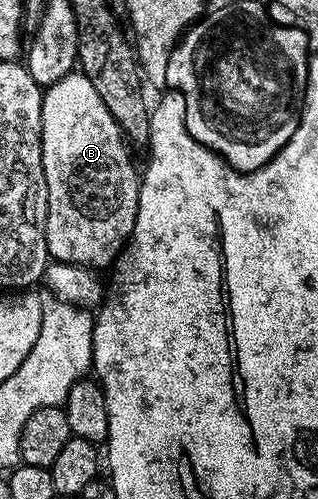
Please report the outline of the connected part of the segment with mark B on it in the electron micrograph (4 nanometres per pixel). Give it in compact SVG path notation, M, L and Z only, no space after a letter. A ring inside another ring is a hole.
M78 69L71 71L70 74L64 77L60 77L60 81L56 81L56 85L45 88L41 103L41 121L41 155L47 195L45 223L47 254L51 260L60 263L74 263L76 266L91 269L106 266L106 268L109 268L122 254L122 248L126 246L126 241L134 232L134 226L136 225L136 213L138 212L138 202L140 201L140 193L138 192L140 171L139 168L134 168L134 163L130 160L131 148L128 146L122 131L118 128L118 122L112 117L108 105L104 105L104 97L100 97L100 93L96 93L96 88L92 85L92 81L88 81L88 77Z

